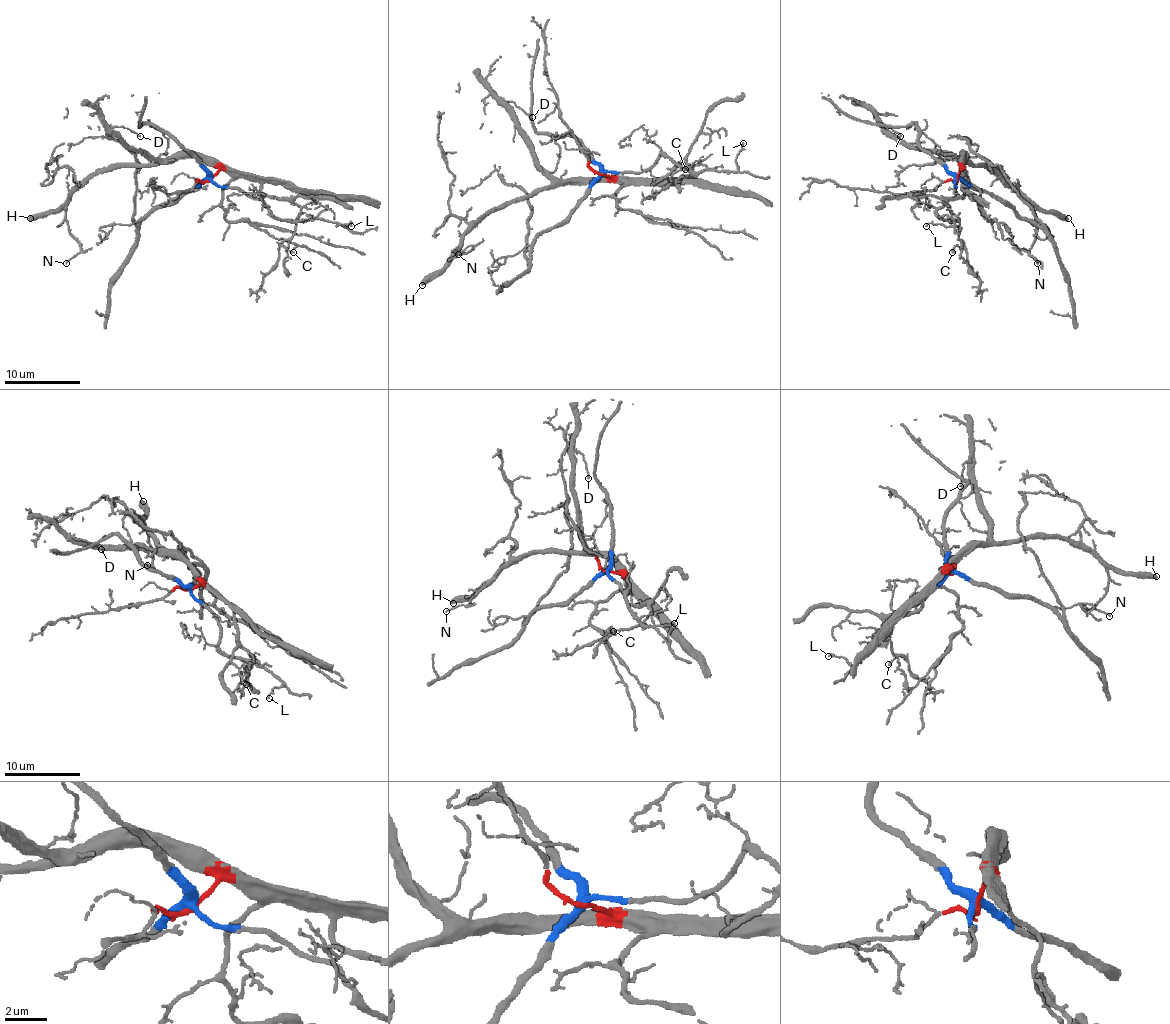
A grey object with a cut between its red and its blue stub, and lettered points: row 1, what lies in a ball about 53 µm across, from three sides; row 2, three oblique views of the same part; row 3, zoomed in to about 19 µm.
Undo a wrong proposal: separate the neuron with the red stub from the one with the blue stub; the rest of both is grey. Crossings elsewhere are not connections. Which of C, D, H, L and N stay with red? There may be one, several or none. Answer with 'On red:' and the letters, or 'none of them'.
On red: C, D, H, N

